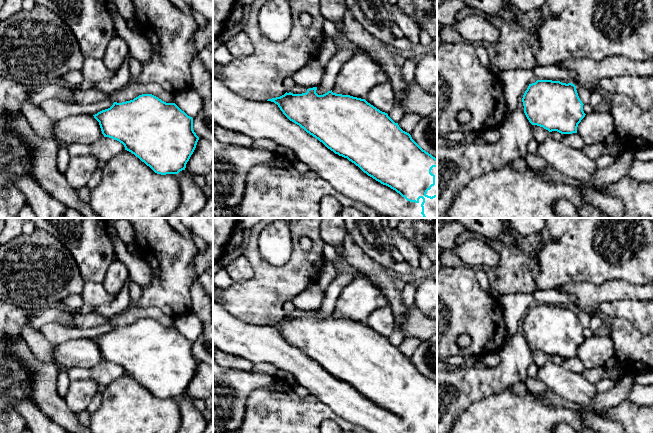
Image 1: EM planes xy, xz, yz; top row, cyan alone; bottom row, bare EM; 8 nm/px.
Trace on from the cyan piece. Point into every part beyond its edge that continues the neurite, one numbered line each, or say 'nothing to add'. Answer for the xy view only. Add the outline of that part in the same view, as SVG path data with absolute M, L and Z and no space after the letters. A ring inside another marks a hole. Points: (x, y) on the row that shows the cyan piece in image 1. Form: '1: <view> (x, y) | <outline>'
nothing to add

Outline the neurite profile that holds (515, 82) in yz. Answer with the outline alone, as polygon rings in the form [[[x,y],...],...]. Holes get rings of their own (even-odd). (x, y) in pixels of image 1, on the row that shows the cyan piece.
[[[511,70],[499,74],[503,83],[507,114],[518,108],[518,103],[523,98],[532,77],[532,70]]]

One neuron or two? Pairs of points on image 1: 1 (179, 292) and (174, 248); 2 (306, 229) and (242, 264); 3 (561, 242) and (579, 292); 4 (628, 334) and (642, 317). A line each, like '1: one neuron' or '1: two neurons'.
1: one neuron
2: two neurons
3: two neurons
4: two neurons

